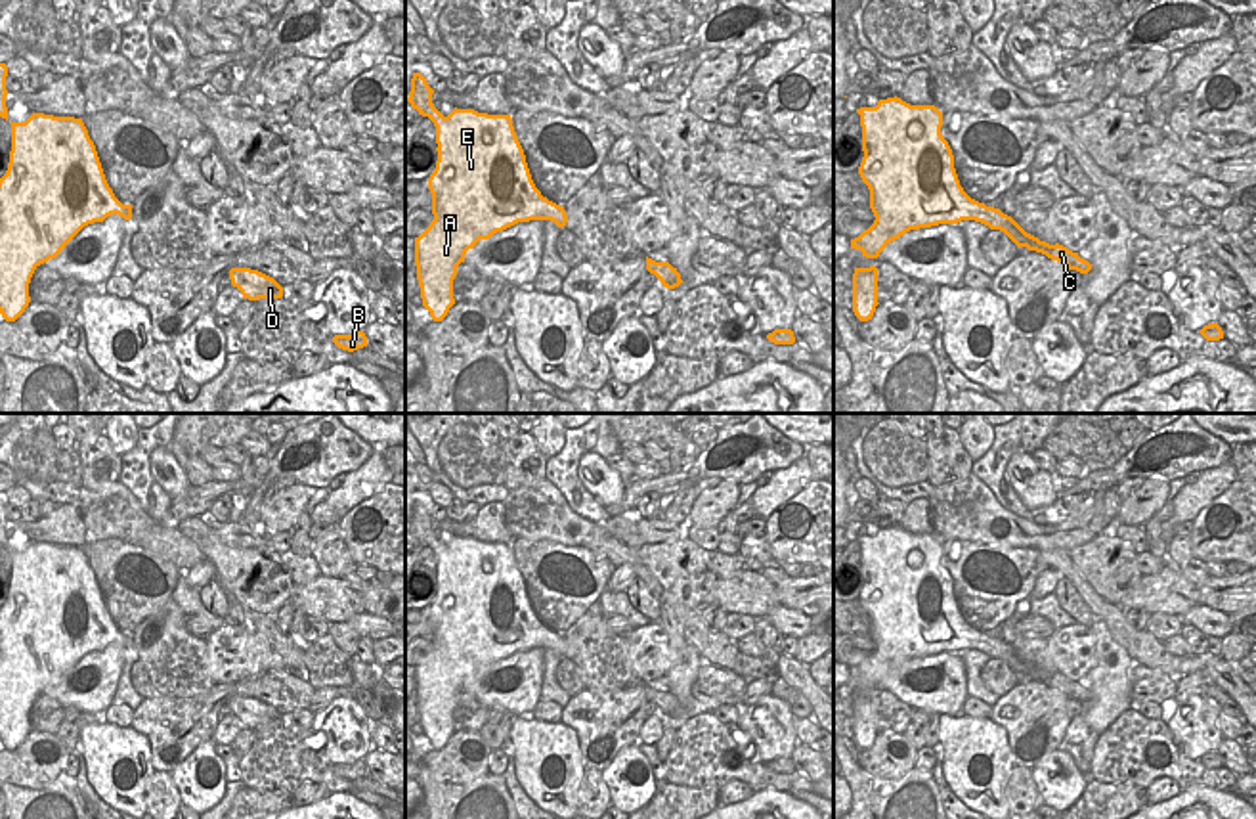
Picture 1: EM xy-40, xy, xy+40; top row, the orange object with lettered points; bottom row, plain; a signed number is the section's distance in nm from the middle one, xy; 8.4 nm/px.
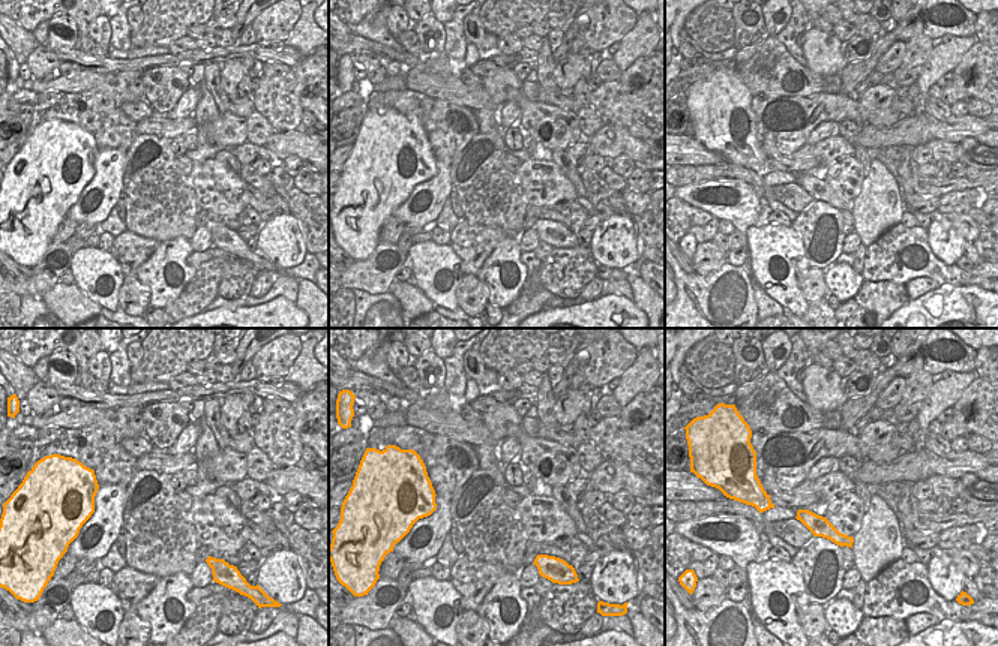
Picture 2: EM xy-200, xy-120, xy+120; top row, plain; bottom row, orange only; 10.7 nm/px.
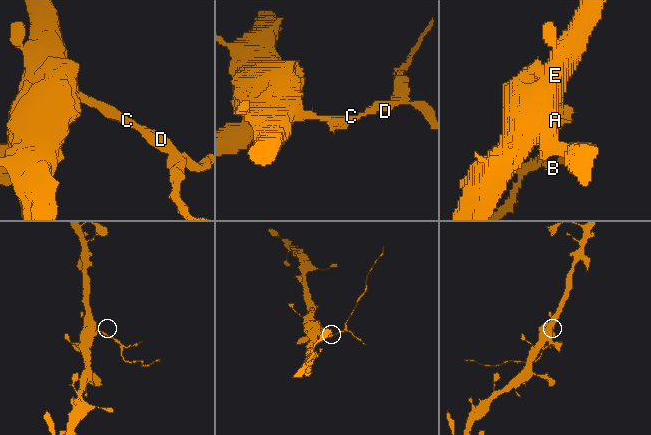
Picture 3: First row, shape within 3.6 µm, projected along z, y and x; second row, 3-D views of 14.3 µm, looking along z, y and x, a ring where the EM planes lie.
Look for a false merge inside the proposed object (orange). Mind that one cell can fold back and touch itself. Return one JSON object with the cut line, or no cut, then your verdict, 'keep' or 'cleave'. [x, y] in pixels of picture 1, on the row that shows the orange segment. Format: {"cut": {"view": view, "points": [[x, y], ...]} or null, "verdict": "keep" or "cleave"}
{"cut": {"view": "xy", "points": [[561, 207], [545, 219]]}, "verdict": "cleave"}

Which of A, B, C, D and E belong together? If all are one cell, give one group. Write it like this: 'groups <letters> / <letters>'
groups A E / B C D

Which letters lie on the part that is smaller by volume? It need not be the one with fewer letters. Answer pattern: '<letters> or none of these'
B, C, D

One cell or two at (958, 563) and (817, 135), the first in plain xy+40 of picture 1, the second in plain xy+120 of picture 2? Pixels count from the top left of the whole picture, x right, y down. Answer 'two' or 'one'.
two

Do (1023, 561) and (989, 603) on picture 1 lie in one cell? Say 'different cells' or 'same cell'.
same cell

